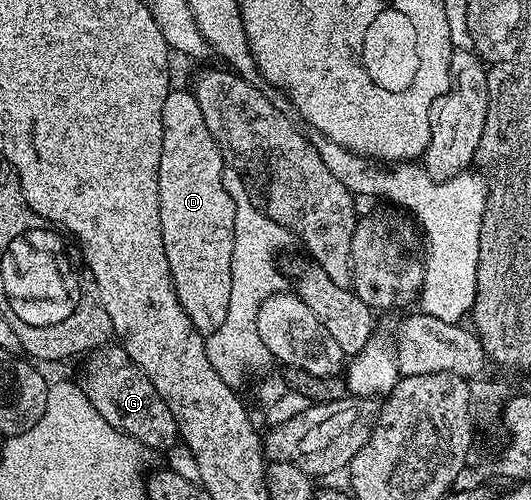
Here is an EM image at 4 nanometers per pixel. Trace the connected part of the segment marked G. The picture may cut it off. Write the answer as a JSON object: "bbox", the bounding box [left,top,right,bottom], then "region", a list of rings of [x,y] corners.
{"bbox":[77,343,179,451],"region":[[[111,343],[94,350],[84,361],[87,362],[83,365],[83,374],[77,377],[78,384],[89,400],[102,403],[99,414],[105,423],[109,423],[109,427],[117,427],[117,431],[137,439],[151,451],[167,449],[171,444],[176,444],[179,428],[173,419],[173,411],[169,411],[165,399],[157,395],[157,387],[149,383],[145,371],[141,371],[141,367],[129,359],[124,349]]]}

